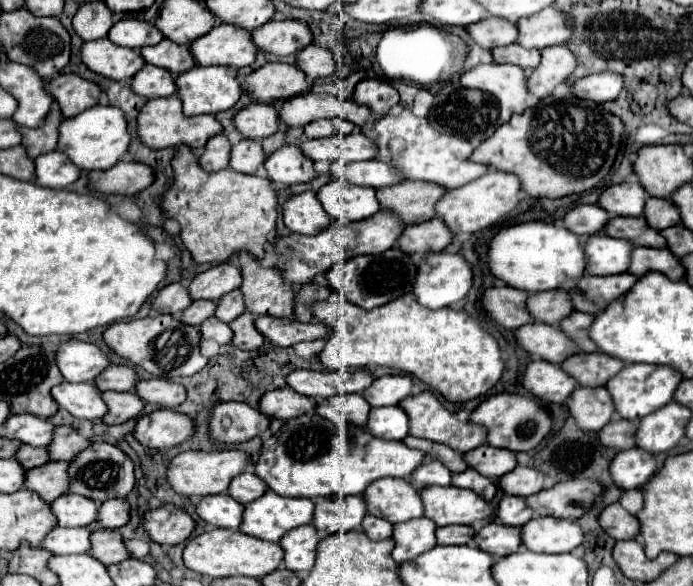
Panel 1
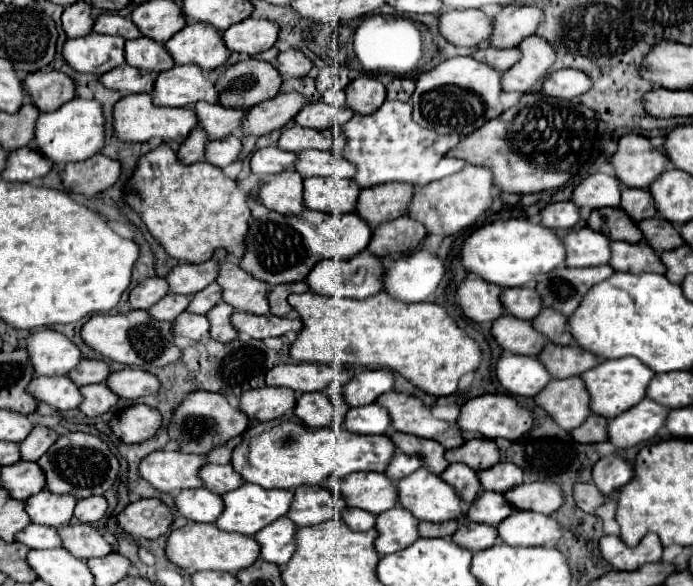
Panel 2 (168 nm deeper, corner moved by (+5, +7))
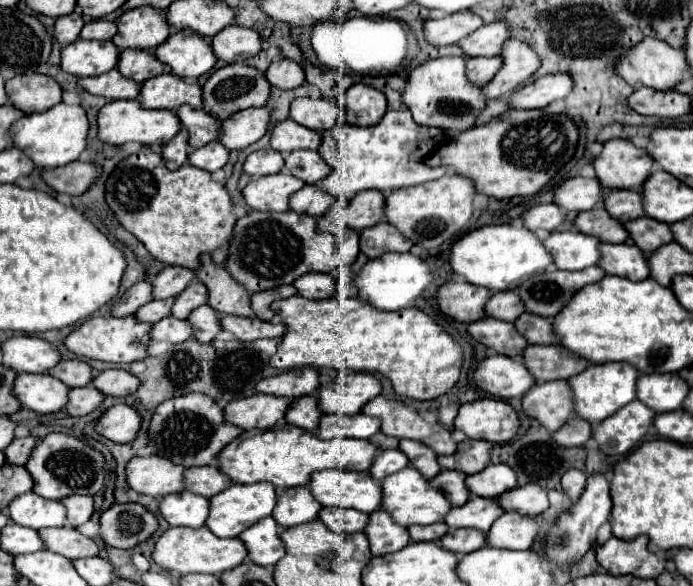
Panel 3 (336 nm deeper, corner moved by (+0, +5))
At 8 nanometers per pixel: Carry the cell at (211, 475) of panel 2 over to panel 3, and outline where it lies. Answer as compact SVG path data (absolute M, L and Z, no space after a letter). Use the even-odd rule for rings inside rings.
M207 465L207 467L191 467L191 469L185 469L185 477L183 477L183 485L185 485L185 491L191 491L191 493L197 493L197 495L203 495L203 497L213 497L217 495L219 491L223 491L231 481L215 467Z

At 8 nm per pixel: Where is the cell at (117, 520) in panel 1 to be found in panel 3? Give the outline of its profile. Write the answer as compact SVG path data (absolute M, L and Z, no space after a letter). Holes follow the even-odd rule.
M75 495L75 497L63 497L61 501L67 509L67 521L71 527L83 525L91 519L95 507L93 507L93 497L87 495Z

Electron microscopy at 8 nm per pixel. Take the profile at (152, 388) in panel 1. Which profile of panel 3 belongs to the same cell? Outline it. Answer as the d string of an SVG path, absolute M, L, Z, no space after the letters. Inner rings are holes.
M107 369L101 371L93 377L91 385L99 389L103 395L113 395L113 397L127 397L137 391L139 379L131 375L129 371L123 369Z

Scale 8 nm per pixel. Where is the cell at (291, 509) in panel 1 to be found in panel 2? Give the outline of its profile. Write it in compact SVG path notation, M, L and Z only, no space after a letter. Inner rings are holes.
M244 483L242 487L238 487L236 491L230 491L226 495L222 495L224 499L224 513L218 517L216 525L224 531L234 531L234 533L242 533L242 535L256 535L262 527L274 523L274 519L280 519L288 513L290 503L294 501L292 491L282 491L282 489L264 489L258 487L254 483Z

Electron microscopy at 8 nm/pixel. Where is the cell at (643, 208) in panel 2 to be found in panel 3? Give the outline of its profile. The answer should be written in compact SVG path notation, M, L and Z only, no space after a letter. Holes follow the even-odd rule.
M607 189L607 201L603 201L603 205L619 223L627 223L643 215L641 193L631 189Z

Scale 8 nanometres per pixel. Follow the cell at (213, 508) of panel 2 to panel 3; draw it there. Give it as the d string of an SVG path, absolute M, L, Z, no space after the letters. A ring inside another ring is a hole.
M181 491L163 497L159 511L171 527L203 527L209 515L209 499Z

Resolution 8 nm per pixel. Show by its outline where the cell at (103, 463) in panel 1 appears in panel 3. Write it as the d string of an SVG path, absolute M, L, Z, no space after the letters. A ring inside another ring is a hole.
M49 433L45 439L39 439L31 457L27 459L25 469L33 477L33 493L45 499L63 499L67 495L95 495L105 487L105 457L87 447L83 441L63 433Z

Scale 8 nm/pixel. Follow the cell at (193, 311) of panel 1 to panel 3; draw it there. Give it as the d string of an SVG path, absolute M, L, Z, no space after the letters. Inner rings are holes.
M163 299L163 301L149 301L147 305L143 305L141 309L137 309L135 317L139 321L145 321L145 323L155 323L167 315L171 315L171 305L173 305L175 299Z

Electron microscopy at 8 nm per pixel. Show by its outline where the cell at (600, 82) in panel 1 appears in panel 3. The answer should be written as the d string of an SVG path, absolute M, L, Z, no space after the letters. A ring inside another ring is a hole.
M555 73L511 93L509 109L543 109L555 99L563 99L573 89L573 79L567 73Z

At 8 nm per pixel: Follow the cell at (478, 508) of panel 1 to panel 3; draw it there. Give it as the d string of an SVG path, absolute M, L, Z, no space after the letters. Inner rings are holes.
M407 467L401 469L399 473L393 473L391 477L385 477L381 483L383 489L383 509L391 515L391 519L403 527L411 527L411 525L431 525L437 521L443 521L443 517L447 515L447 511L451 509L447 497L439 491L433 489L417 469Z

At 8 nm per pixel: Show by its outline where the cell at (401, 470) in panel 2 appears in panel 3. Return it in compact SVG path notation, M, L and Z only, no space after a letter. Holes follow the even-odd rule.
M385 449L385 451L379 451L379 457L375 457L375 465L371 465L369 471L371 471L371 477L381 481L387 475L391 475L407 465L409 465L409 461L399 449Z

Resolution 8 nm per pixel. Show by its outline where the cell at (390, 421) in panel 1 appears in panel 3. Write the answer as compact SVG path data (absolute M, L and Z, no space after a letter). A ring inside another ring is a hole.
M363 413L357 415L323 415L319 419L317 437L335 439L335 437L363 437L369 439L379 431L381 421Z

